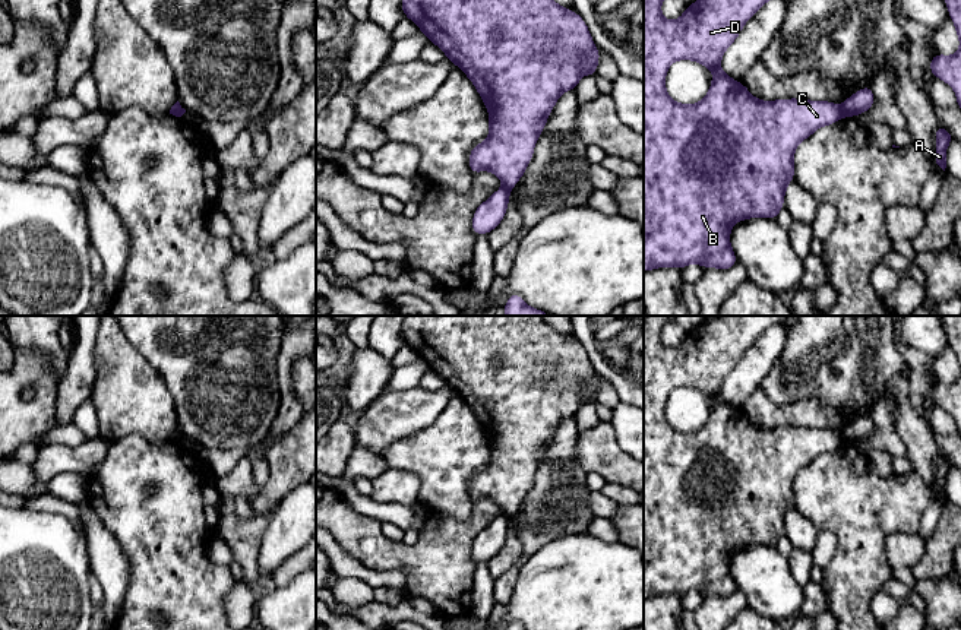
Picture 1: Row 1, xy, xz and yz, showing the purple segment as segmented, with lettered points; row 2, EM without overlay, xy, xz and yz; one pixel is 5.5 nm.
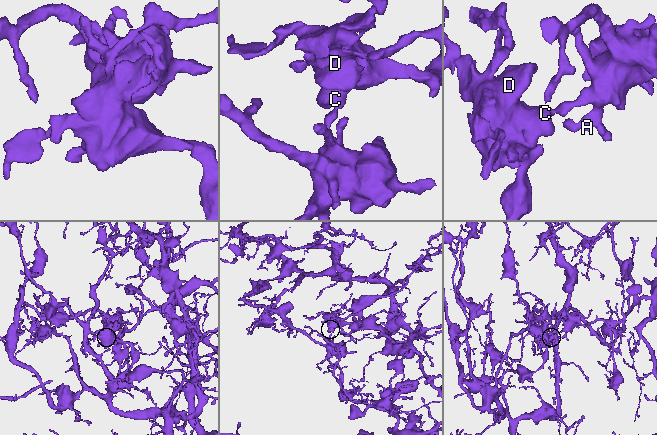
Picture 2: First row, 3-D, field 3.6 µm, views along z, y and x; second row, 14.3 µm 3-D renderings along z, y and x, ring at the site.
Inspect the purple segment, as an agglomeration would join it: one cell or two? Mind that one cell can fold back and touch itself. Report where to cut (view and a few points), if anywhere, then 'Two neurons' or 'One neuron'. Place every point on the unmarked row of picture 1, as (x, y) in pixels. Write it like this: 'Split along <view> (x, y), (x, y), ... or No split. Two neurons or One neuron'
Split along yz (841, 433), (846, 443). Two neurons

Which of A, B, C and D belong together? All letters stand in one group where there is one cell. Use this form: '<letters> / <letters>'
A / B C D

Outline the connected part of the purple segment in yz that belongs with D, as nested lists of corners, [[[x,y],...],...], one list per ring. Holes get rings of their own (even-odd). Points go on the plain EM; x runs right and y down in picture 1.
[[[677,316],[644,319],[644,599],[657,595],[685,596],[690,591],[727,598],[737,591],[730,572],[736,550],[750,545],[775,547],[784,535],[785,517],[794,507],[794,479],[799,471],[819,455],[845,444],[843,433],[831,428],[755,425],[749,417],[721,395],[726,377],[736,368],[746,349],[785,316],[717,316],[687,332],[683,342],[668,348],[661,342],[663,327]],[[692,387],[712,398],[708,421],[698,431],[679,431],[666,418],[671,390]]]

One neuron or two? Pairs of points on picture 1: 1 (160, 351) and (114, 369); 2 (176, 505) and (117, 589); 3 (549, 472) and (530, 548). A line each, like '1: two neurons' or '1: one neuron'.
1: two neurons
2: two neurons
3: one neuron

